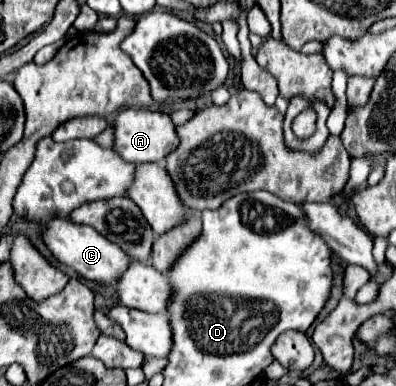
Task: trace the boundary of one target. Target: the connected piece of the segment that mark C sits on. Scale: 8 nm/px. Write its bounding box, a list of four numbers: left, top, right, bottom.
[44,218,132,284]

